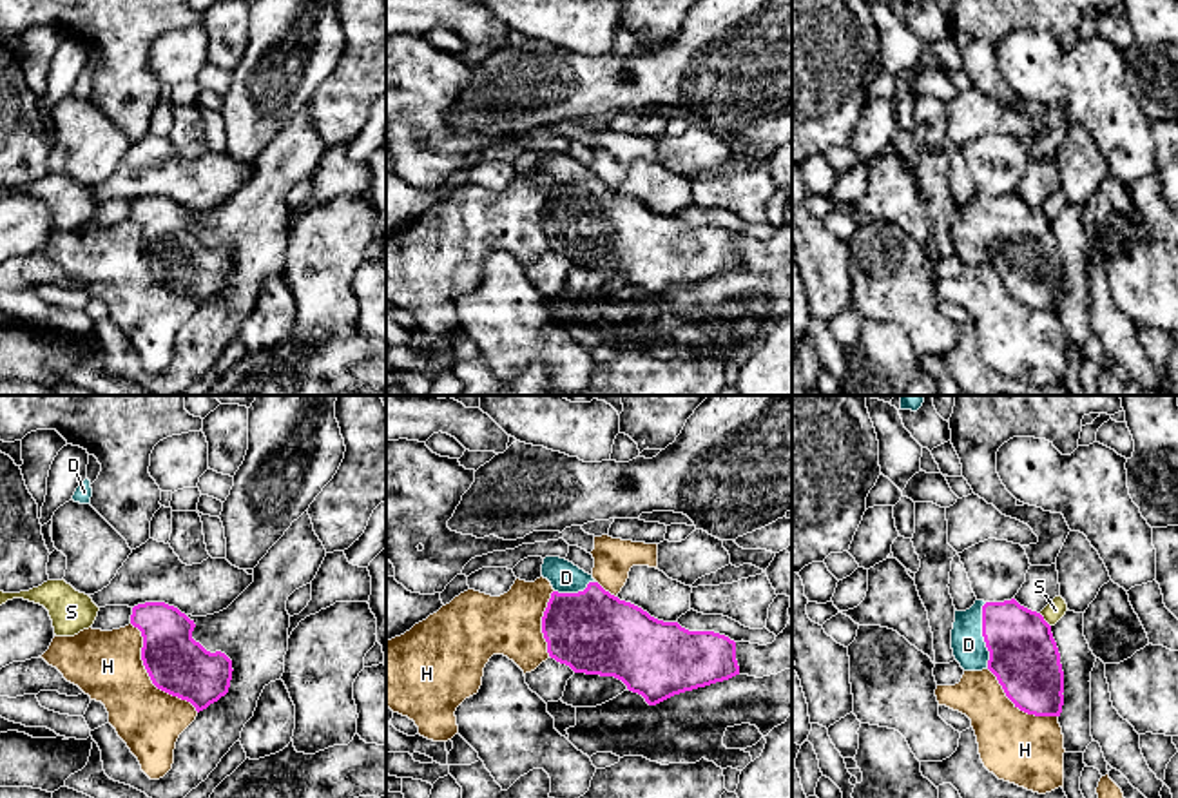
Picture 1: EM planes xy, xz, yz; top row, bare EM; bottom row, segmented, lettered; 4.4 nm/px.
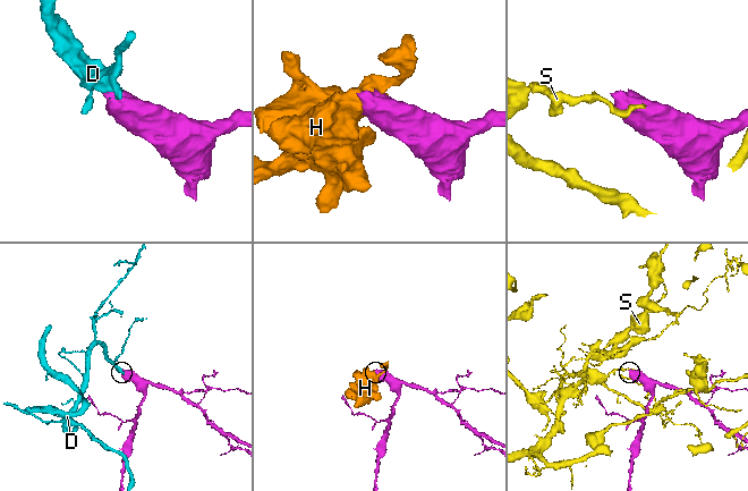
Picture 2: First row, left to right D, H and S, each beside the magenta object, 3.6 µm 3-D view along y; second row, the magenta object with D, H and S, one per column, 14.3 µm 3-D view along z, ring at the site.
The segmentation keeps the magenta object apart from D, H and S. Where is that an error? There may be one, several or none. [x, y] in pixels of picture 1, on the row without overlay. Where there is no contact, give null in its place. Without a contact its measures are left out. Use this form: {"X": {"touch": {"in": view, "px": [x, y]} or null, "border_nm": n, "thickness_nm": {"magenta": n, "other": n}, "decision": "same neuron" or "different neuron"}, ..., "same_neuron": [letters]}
{"D": {"touch": {"in": "yz", "px": [983, 229]}, "border_nm": 300, "thickness_nm": {"magenta": 300, "other": 150}, "decision": "same neuron"}, "H": {"touch": {"in": "xy", "px": [149, 269]}, "border_nm": 500, "thickness_nm": {"magenta": 260, "other": 320}, "decision": "different neuron"}, "S": {"touch": {"in": "yz", "px": [1044, 214]}, "border_nm": 80, "thickness_nm": {"magenta": 300, "other": 90}, "decision": "different neuron"}, "same_neuron": ["D"]}

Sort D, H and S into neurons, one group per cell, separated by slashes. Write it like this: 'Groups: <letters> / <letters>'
Groups: D / H / S

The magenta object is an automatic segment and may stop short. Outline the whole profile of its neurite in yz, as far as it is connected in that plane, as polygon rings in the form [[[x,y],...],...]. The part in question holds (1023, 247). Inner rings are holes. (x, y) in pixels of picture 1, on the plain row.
[[[1015,192],[955,203],[951,243],[964,265],[990,263],[1006,290],[1035,310],[1060,310],[1064,265],[1051,219]]]

